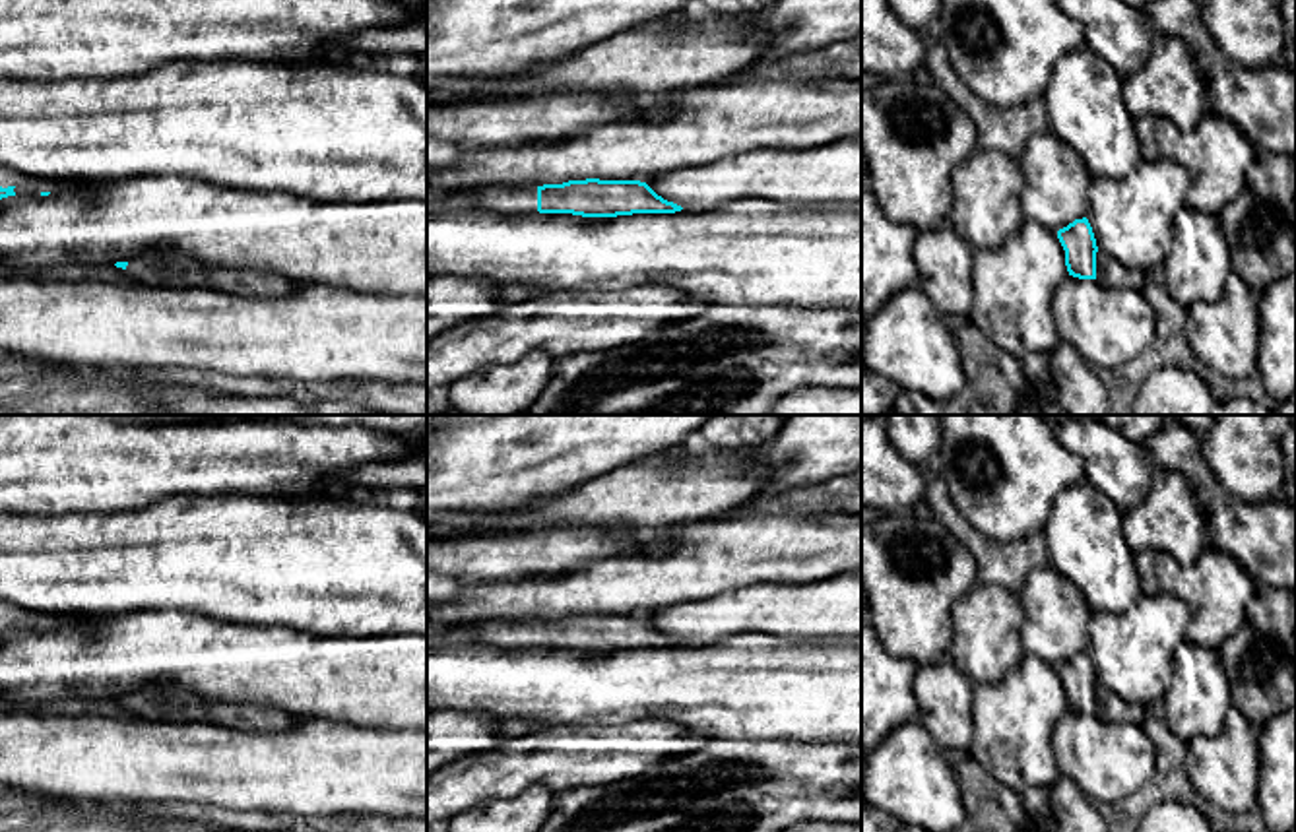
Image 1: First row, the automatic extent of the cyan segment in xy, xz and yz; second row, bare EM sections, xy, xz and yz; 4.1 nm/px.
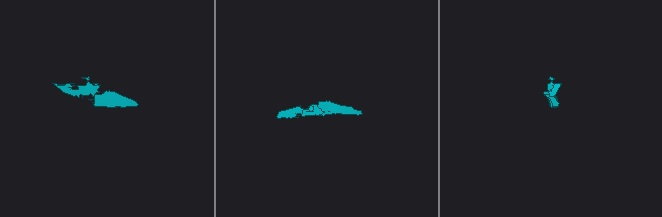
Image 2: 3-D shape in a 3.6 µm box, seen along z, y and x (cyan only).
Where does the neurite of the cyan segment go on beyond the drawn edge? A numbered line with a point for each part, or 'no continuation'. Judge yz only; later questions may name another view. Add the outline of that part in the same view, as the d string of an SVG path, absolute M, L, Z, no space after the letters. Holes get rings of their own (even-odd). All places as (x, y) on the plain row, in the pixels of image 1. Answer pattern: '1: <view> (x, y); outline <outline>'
1: yz (1110, 706); outline M1096 687L1096 716L1106 721L1141 723L1147 716L1145 706L1121 700L1118 694Z

